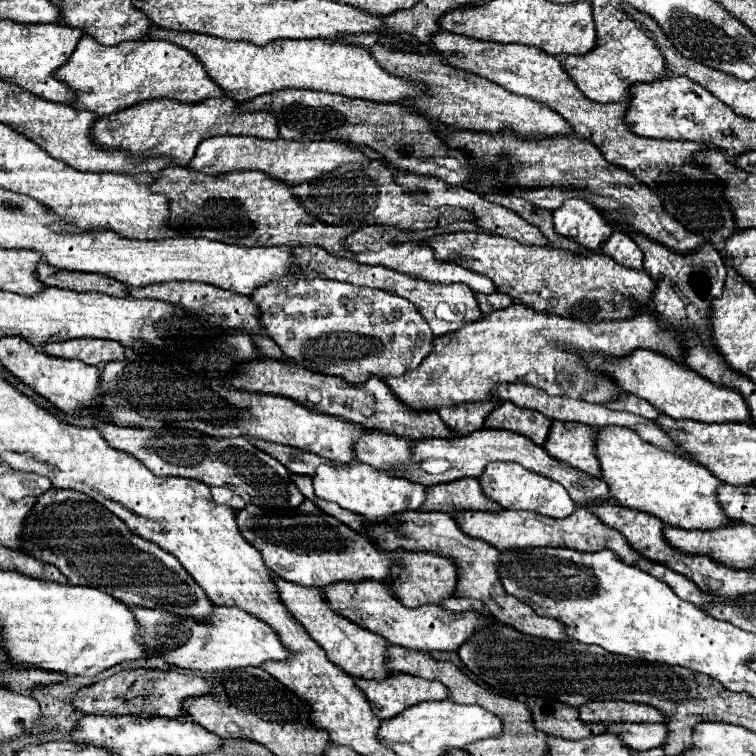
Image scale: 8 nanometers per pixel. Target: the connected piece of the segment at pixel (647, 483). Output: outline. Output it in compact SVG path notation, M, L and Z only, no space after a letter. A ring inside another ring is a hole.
M601 428L597 436L597 456L603 472L601 478L609 484L613 498L621 502L621 506L653 514L665 524L685 530L717 530L735 522L723 512L717 500L721 480L715 480L703 464L665 452L641 440L641 436L629 428Z

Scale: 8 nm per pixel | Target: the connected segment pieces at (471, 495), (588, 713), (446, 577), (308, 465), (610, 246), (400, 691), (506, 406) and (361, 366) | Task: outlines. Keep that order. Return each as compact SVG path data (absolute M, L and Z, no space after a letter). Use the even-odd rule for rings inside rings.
M461 478L449 484L429 486L427 498L419 510L423 512L449 512L451 516L463 510L485 510L485 512L499 512L503 510L501 504L487 498L481 490L477 478Z
M603 700L587 702L579 708L583 722L665 722L663 714L647 704L623 702L623 700Z
M403 552L393 568L391 590L409 608L423 604L441 604L447 596L453 596L457 588L457 564L449 556L435 552Z
M249 438L249 440L259 450L263 450L263 452L271 454L273 458L277 458L285 468L289 468L291 474L307 474L307 476L313 476L315 474L315 468L321 462L327 462L327 460L323 460L317 454L303 452L303 450L295 450L295 448L285 446L285 444L275 444L275 442L265 442L265 440L253 440L253 438Z
M613 232L601 250L607 256L611 256L617 264L625 264L627 268L633 268L633 270L643 270L643 252L623 232Z
M393 674L389 680L355 680L367 696L373 714L379 720L397 716L399 712L427 700L447 700L449 690L435 680L423 680L411 674Z
M511 402L499 404L491 416L485 420L485 428L499 428L499 430L511 430L517 434L523 434L531 438L537 446L543 446L547 440L547 434L551 430L551 420L543 416L541 412L519 408Z
M287 276L279 282L273 280L271 284L257 288L253 292L253 300L263 312L261 322L265 334L271 336L289 358L313 372L343 376L351 384L361 384L371 376L401 376L407 370L415 370L419 362L433 350L435 336L419 310L409 300L383 290L359 288L325 278L309 280Z

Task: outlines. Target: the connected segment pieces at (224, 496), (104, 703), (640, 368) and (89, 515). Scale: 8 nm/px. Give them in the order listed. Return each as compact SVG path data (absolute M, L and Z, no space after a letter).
M225 486L221 488L211 488L211 494L213 494L213 500L217 504L223 504L223 506L229 506L233 510L243 510L245 508L245 502L231 490L227 490Z
M121 670L107 680L83 688L71 700L83 714L95 716L143 716L143 718L183 718L187 716L185 700L199 698L209 692L209 682L195 674L181 674L177 670Z
M635 350L625 358L603 358L603 356L587 356L585 362L593 370L603 370L613 380L627 390L629 394L635 394L649 404L653 404L663 414L679 420L699 420L699 422L745 422L753 424L751 410L747 408L747 402L743 400L739 390L731 390L727 386L717 386L711 380L695 374L691 368L673 362L671 358L657 354L653 350Z
M51 488L49 492L37 498L35 506L31 508L23 524L21 550L33 558L39 558L43 562L57 566L69 578L71 584L103 588L105 592L109 592L111 596L115 596L117 600L125 602L131 608L159 608L159 610L173 612L177 616L195 618L197 622L209 622L211 612L215 610L215 604L207 600L207 594L203 592L203 588L195 584L195 580L189 576L189 572L181 566L181 562L173 554L165 552L153 542L143 540L141 536L135 536L127 528L127 524L119 520L113 512L109 512L103 504L75 490Z

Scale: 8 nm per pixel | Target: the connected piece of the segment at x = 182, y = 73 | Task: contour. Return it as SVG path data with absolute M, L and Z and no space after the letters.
M83 34L71 58L55 72L59 80L77 92L75 108L91 110L97 116L107 116L125 110L133 104L153 98L173 98L183 102L199 102L205 98L223 98L225 92L205 72L199 58L165 40L141 38L115 46L103 46L89 34Z

